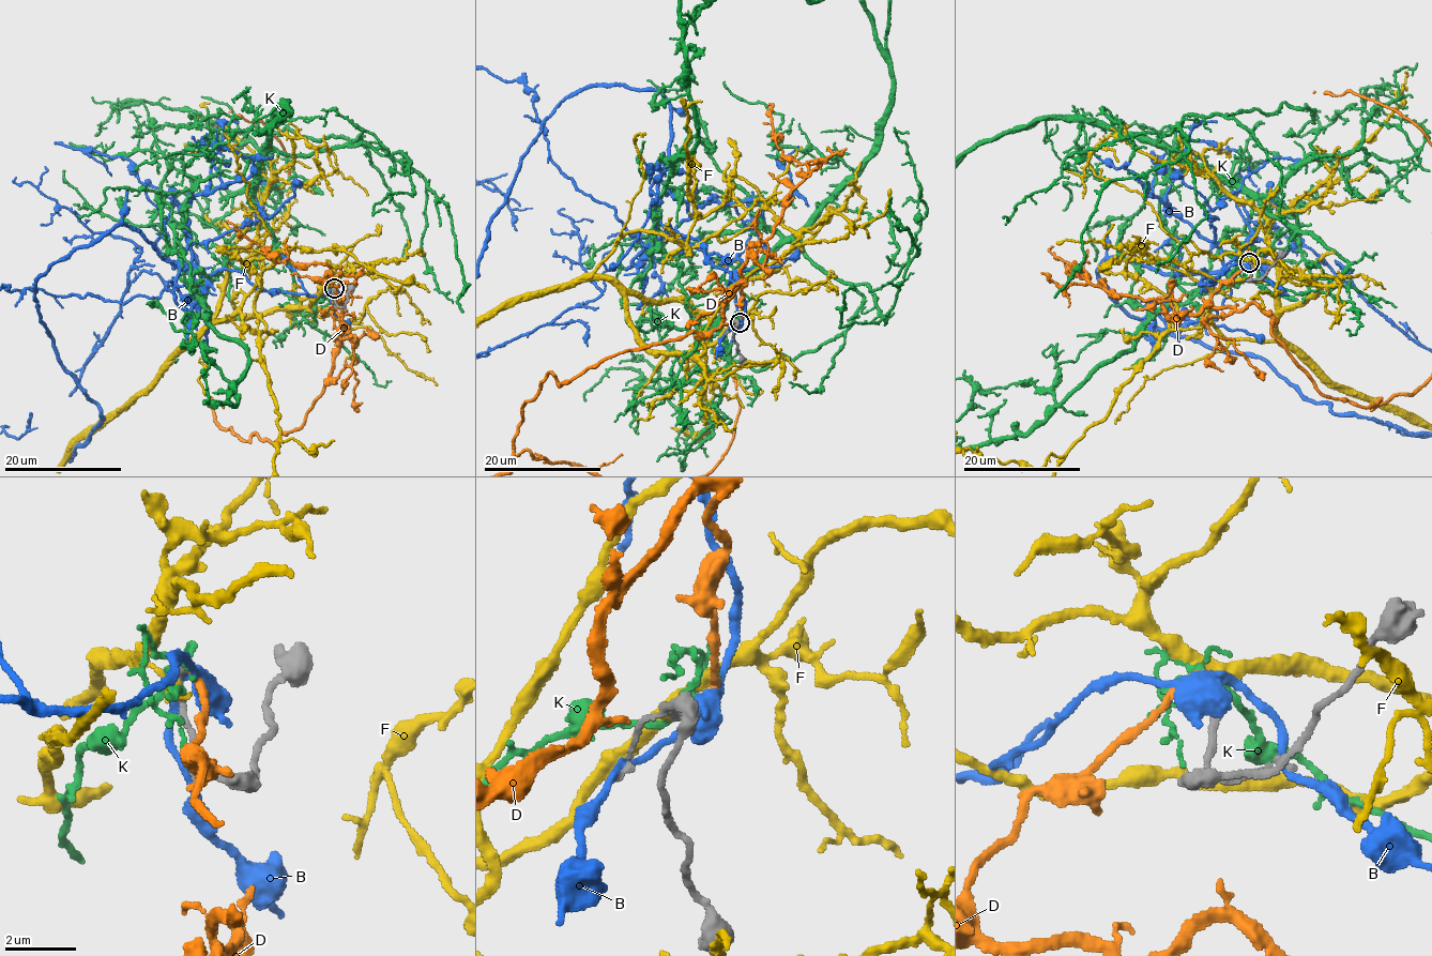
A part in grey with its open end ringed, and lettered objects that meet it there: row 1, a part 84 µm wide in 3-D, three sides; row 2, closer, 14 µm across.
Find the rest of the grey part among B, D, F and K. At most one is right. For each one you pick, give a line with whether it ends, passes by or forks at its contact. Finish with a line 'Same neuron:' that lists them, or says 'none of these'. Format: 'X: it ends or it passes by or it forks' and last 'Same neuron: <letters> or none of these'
D: it ends
Same neuron: D

